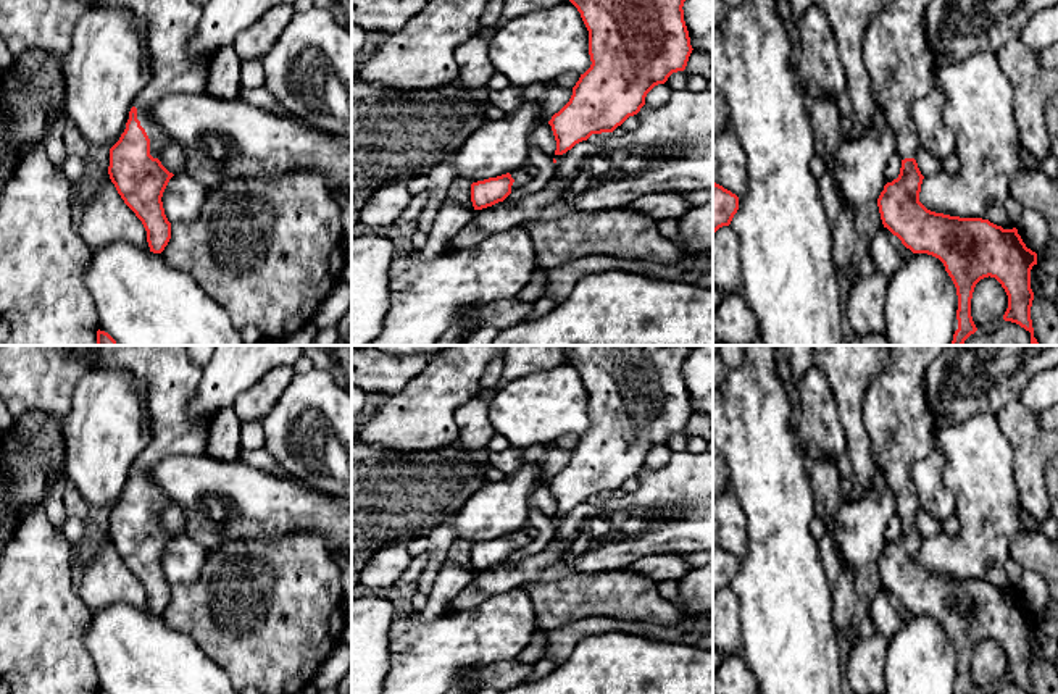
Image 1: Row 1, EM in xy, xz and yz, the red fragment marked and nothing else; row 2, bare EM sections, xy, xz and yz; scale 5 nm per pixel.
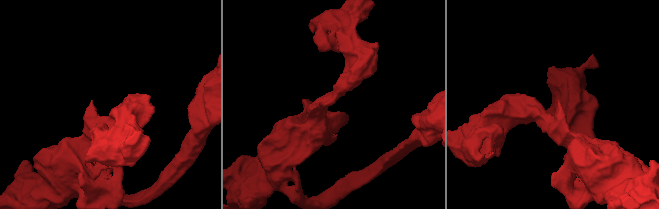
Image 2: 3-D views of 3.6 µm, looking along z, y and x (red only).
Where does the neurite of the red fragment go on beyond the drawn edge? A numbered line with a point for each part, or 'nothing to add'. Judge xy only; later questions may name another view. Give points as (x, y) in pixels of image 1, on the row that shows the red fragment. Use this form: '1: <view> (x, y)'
1: xy (24, 25)

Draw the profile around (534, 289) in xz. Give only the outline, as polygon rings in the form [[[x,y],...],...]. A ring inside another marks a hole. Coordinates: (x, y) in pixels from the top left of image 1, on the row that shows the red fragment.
[[[537,266],[531,274],[529,282],[519,292],[518,299],[534,305],[537,300],[544,297],[547,281],[548,281],[548,270]]]

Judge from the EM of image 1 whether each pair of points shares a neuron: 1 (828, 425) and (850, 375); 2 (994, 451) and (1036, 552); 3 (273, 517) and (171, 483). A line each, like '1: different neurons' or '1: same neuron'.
1: different neurons
2: different neurons
3: same neuron

